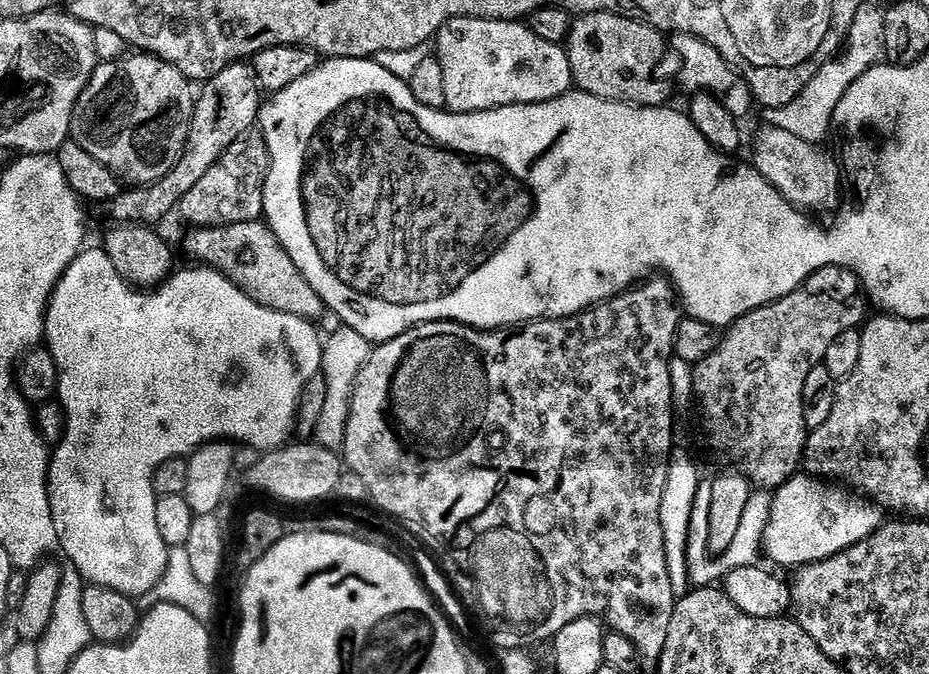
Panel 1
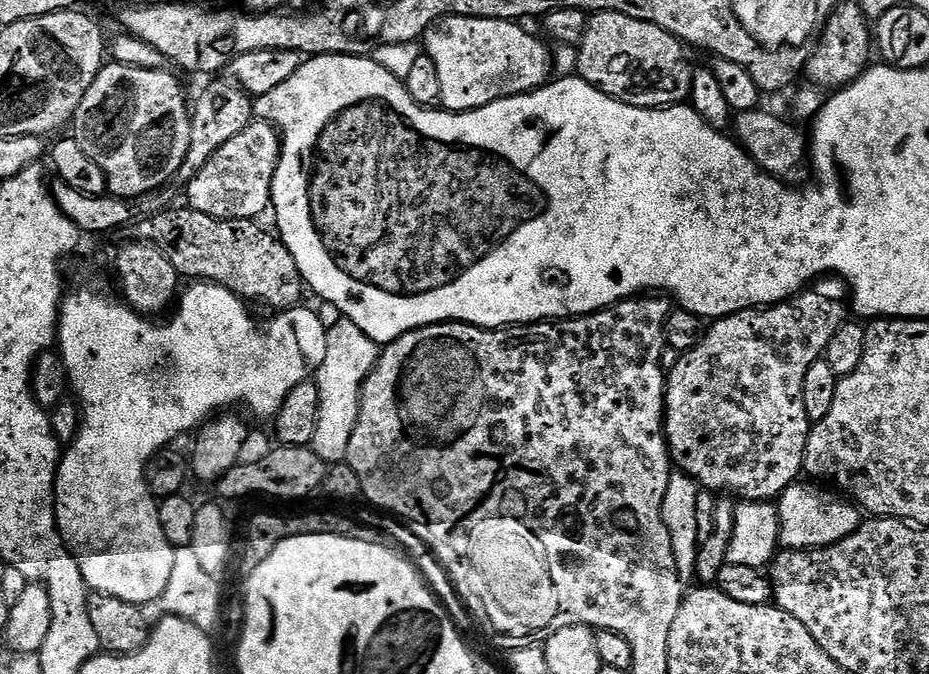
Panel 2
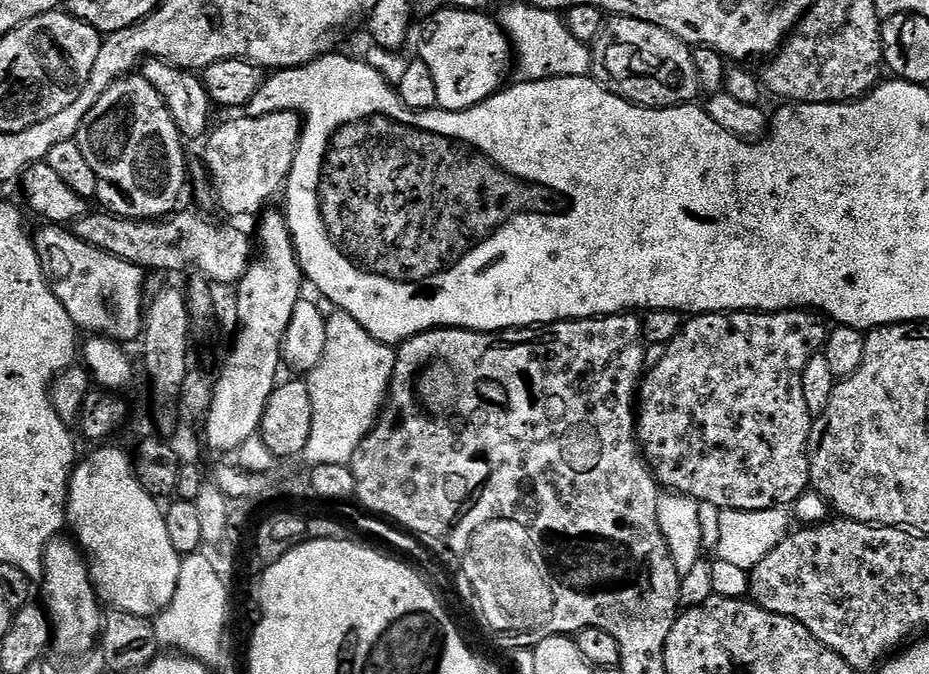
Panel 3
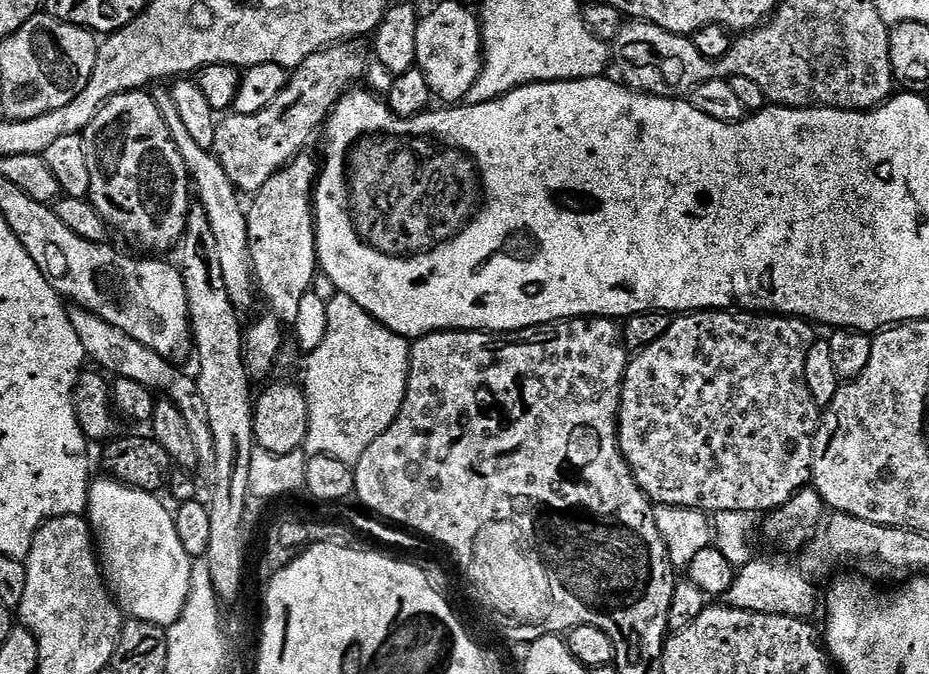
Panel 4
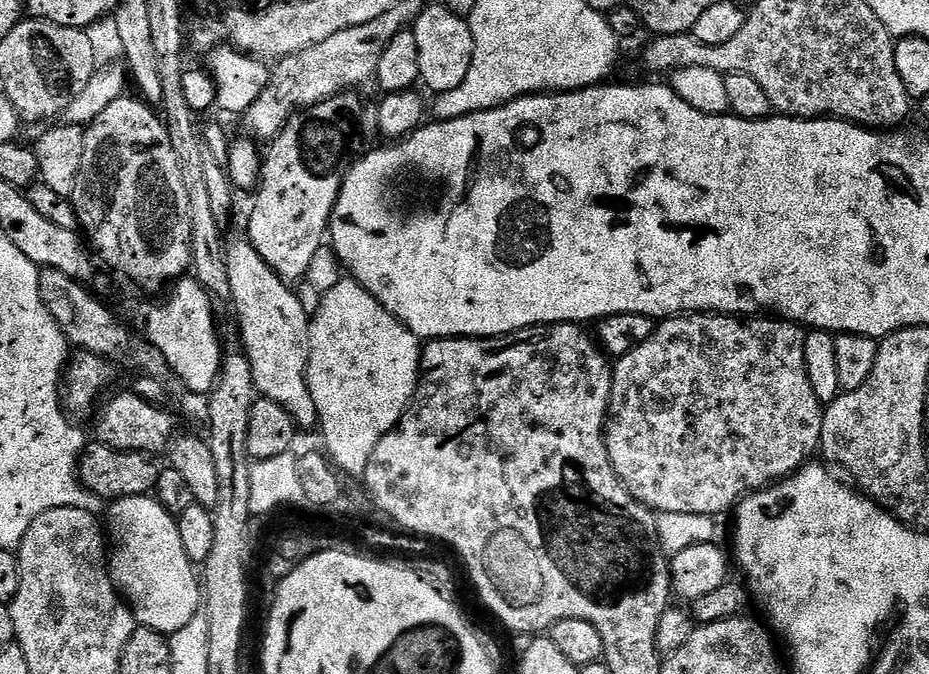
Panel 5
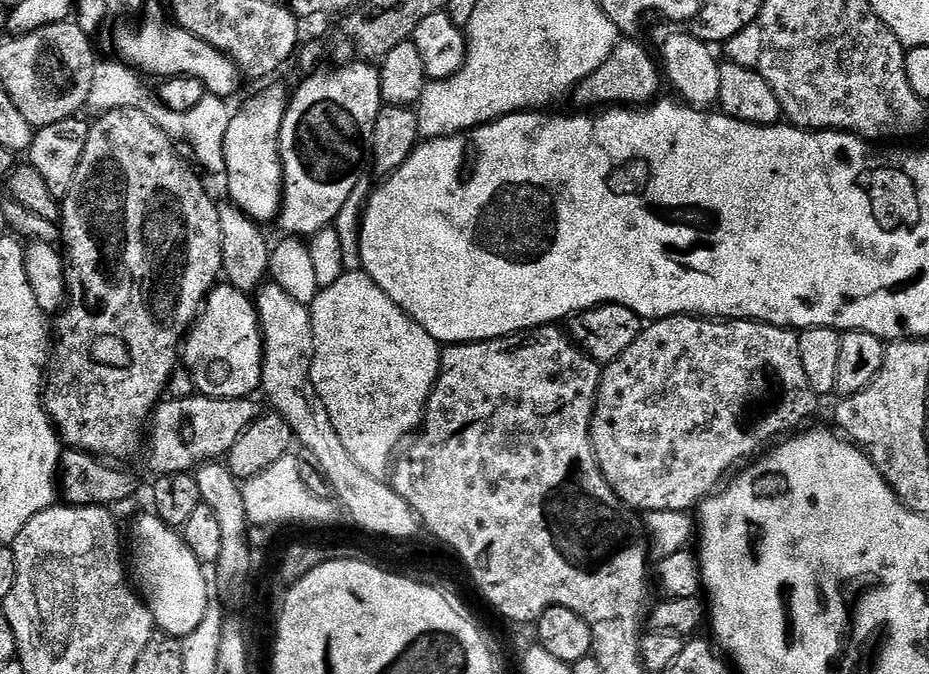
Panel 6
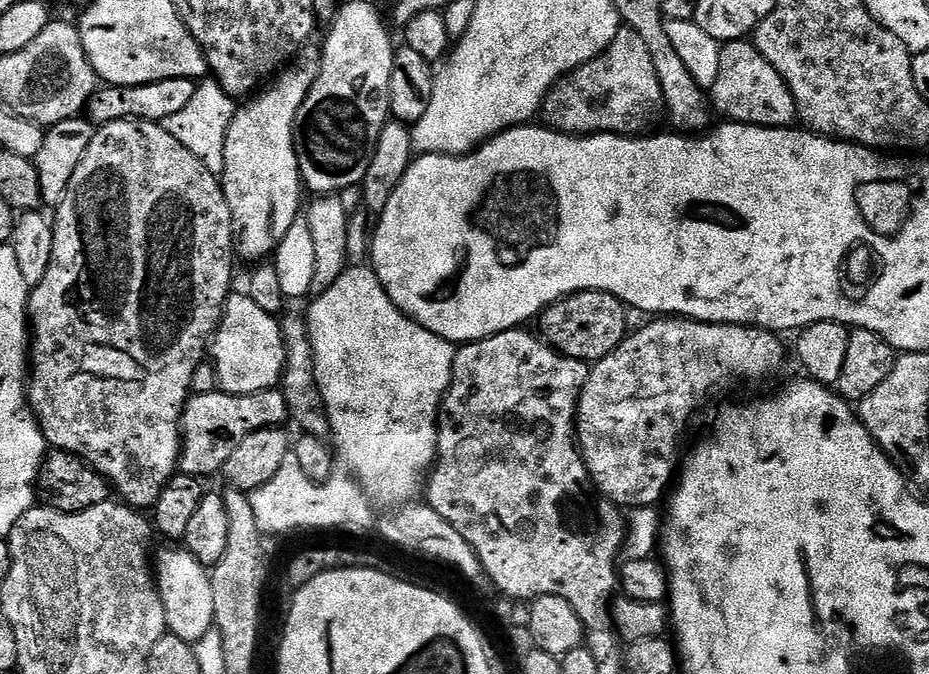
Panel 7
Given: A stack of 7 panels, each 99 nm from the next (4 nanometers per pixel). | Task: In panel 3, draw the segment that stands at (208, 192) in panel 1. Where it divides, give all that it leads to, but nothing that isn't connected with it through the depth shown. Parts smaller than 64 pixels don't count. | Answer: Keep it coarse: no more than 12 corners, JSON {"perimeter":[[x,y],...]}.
{"perimeter":[[295,112],[237,116],[202,144],[228,216],[263,213],[300,141]]}

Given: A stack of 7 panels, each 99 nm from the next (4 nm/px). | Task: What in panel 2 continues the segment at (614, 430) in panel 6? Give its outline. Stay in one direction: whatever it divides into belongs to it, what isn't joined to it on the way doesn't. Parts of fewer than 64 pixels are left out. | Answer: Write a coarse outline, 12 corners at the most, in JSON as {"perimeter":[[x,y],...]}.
{"perimeter":[[805,290],[711,321],[666,376],[701,489],[775,501],[804,472],[802,382],[846,322]]}

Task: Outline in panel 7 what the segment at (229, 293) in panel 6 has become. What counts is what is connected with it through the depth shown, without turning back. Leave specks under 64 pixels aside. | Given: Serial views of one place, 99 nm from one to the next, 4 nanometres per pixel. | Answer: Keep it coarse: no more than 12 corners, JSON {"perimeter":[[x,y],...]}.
{"perimeter":[[234,292],[210,341],[219,391],[283,379],[279,319]]}

